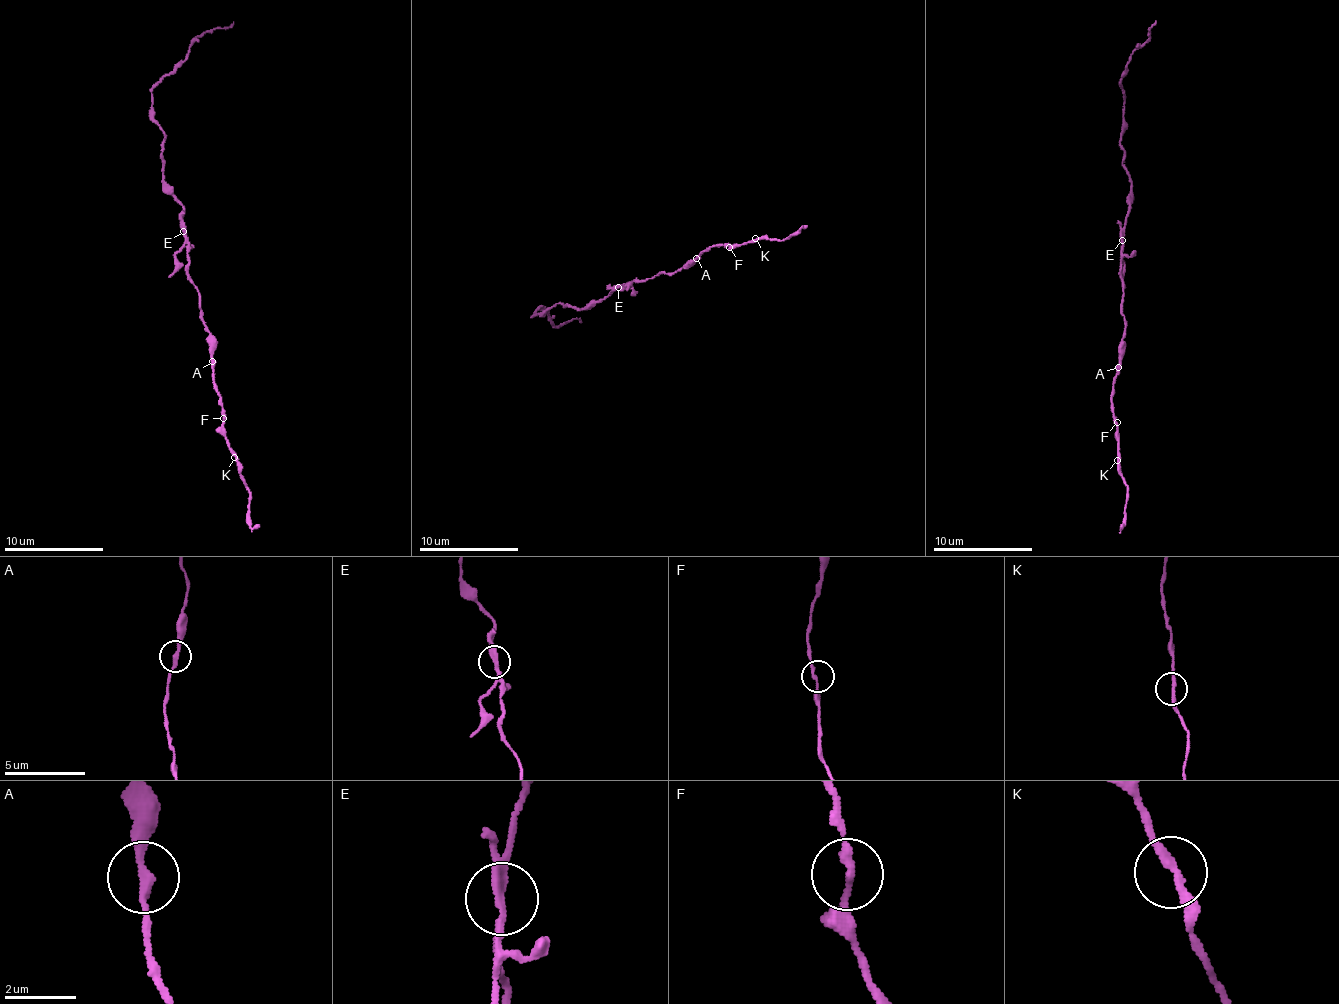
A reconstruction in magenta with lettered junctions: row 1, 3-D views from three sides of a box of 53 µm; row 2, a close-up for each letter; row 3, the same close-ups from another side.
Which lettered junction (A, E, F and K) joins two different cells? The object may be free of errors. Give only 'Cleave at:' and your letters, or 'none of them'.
Cleave at: E

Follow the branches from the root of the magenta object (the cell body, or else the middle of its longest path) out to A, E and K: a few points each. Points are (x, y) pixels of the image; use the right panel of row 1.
A: (1120, 257), (1124, 336), (1118, 367)
E: (1120, 257), (1123, 241)
K: (1120, 257), (1124, 336), (1112, 398), (1114, 422), (1117, 425), (1117, 460)

